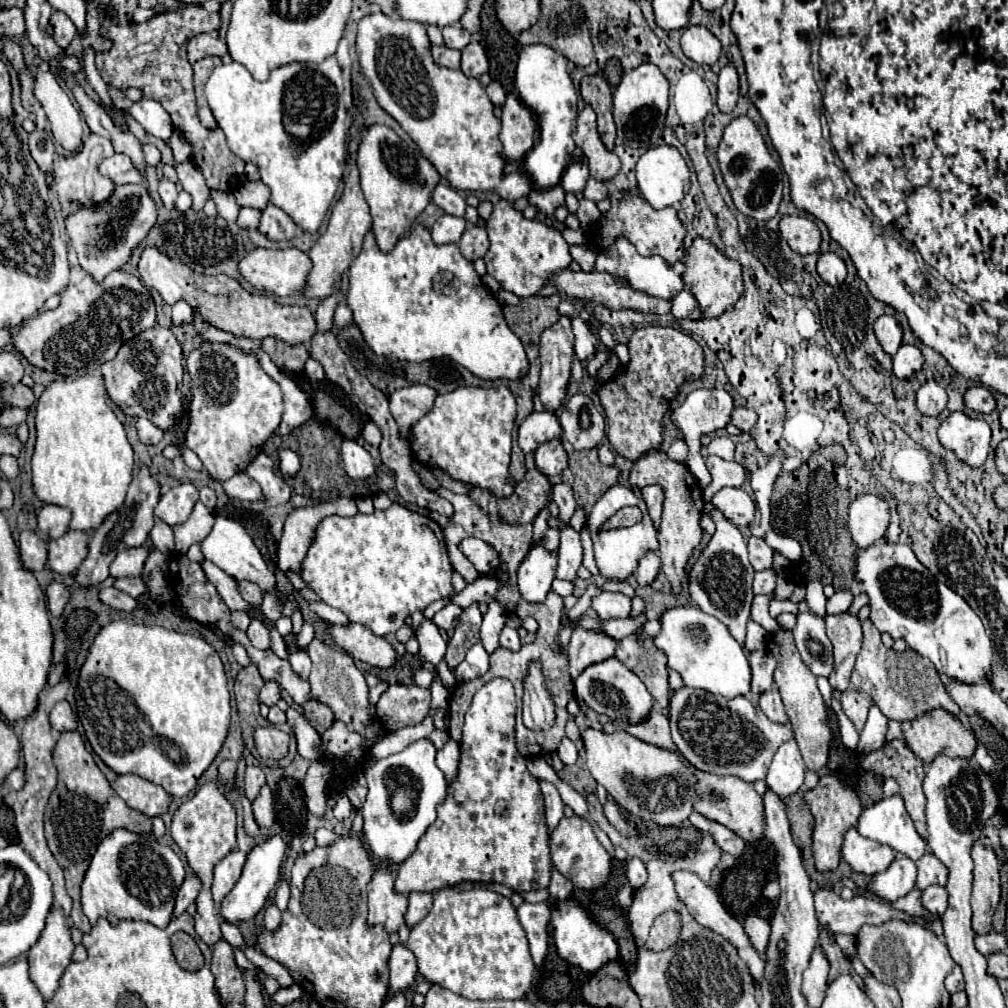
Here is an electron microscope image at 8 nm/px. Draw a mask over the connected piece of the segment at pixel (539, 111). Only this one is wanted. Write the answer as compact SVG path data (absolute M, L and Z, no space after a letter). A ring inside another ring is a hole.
M528 45L522 49L518 65L516 65L516 91L520 101L532 109L538 121L540 141L532 147L532 151L522 161L522 171L532 179L532 185L536 189L550 189L560 183L560 177L564 169L570 163L572 151L574 151L574 139L572 133L576 129L576 91L572 85L572 79L566 71L566 57L554 53L548 45Z

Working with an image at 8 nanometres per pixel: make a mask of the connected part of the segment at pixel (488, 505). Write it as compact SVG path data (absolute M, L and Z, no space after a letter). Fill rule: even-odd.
M538 469L528 471L508 497L496 497L482 487L470 491L470 497L474 497L482 509L504 519L506 523L532 523L536 515L550 503L550 495L552 483Z

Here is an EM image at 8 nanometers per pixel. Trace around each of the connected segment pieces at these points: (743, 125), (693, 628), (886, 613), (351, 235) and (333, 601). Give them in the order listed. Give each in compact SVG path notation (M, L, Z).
M748 117L734 119L724 131L716 157L736 209L756 221L772 219L778 213L778 205L782 199L782 169L778 161L774 161L768 153L754 121Z
M674 607L668 609L662 615L662 631L658 637L654 637L654 643L658 649L662 649L668 657L668 667L678 671L682 675L682 663L684 663L684 673L690 677L688 683L710 691L714 695L722 695L726 699L734 697L750 697L750 665L748 659L730 637L728 629L707 613L702 613L698 607Z
M902 543L870 545L862 555L856 557L856 581L860 593L868 597L870 621L880 633L888 633L892 639L904 639L910 649L928 657L940 675L958 677L958 681L988 681L992 669L992 641L988 639L980 617L970 609L970 605L948 589L916 559L914 551Z
M352 169L348 179L346 179L346 187L344 187L344 193L342 193L340 201L332 209L326 231L320 235L320 239L316 241L316 245L308 253L308 257L312 261L312 271L308 273L306 287L302 291L302 295L306 299L316 299L316 297L324 299L326 293L336 291L336 285L340 285L342 273L352 265L354 257L358 257L358 253L362 249L362 239L370 231L370 225L372 225L372 217L370 217L366 199L362 197L358 169Z
M392 503L384 511L376 509L372 515L332 515L320 521L316 537L302 561L300 577L324 603L334 605L334 609L340 609L350 621L364 625L380 637L396 633L414 611L424 611L430 603L452 595L452 563L448 559L442 527L400 503Z

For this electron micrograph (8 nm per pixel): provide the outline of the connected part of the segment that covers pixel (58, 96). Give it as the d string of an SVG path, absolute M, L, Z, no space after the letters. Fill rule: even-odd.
M36 71L36 99L42 103L50 125L54 141L60 143L66 151L74 153L82 147L82 119L68 99L68 95L58 85L56 77L50 71Z

